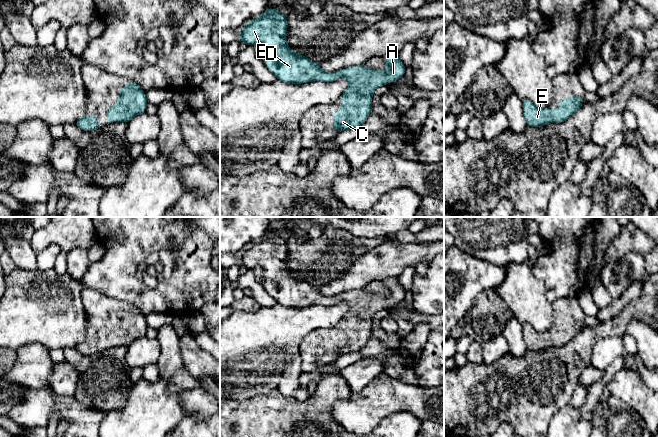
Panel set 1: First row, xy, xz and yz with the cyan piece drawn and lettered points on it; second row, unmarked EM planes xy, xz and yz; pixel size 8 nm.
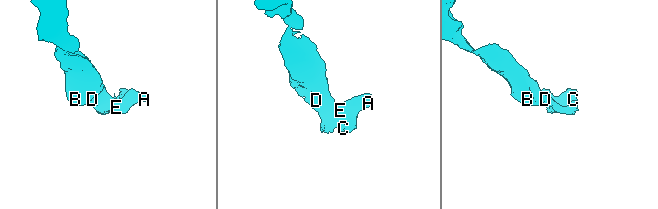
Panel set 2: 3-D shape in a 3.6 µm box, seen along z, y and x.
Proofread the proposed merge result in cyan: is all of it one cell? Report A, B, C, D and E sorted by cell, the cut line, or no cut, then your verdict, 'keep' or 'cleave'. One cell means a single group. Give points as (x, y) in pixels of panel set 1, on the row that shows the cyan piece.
A B C D E | no cut | keep

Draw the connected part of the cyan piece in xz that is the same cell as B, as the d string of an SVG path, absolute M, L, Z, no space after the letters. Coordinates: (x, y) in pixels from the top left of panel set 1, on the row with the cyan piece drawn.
M268 7L262 16L245 24L240 41L250 46L260 43L268 60L266 67L284 83L333 82L341 77L346 78L350 86L341 95L342 110L336 109L333 115L333 129L336 132L361 126L372 111L373 92L405 75L404 64L395 53L383 56L388 66L385 72L368 69L364 64L324 72L319 63L291 50L286 42L287 28L287 17L280 10Z

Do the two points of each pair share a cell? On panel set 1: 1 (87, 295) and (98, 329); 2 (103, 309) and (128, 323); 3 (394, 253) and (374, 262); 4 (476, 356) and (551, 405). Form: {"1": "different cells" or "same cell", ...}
{"1": "same cell", "2": "same cell", "3": "same cell", "4": "different cells"}

